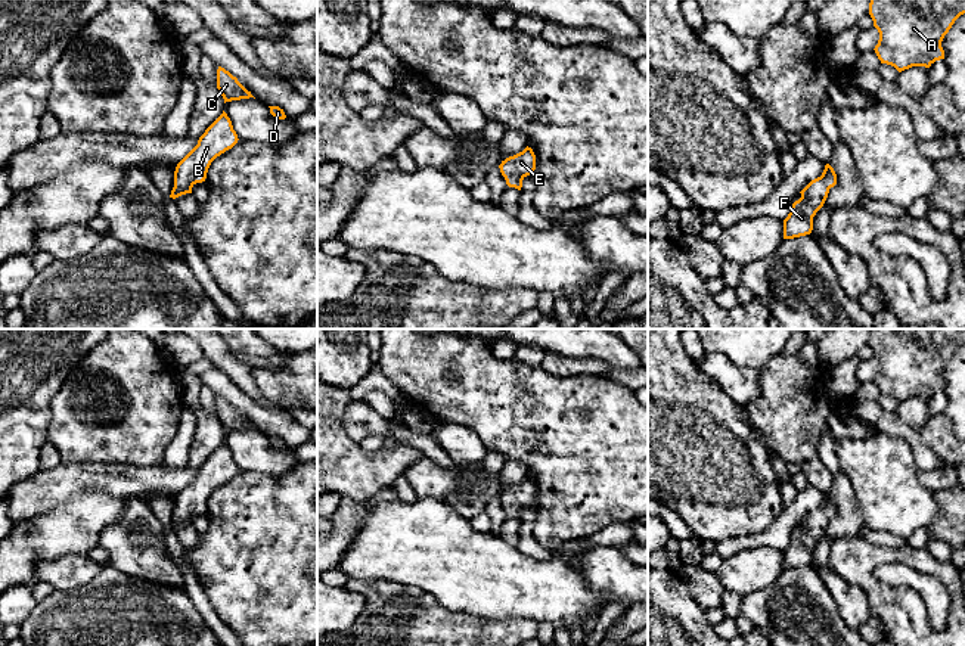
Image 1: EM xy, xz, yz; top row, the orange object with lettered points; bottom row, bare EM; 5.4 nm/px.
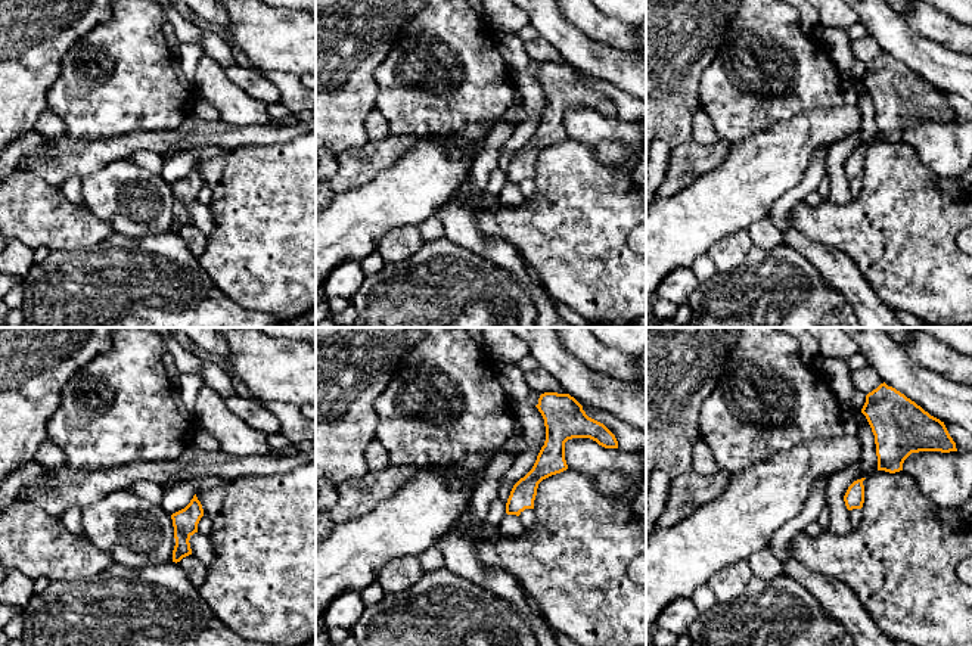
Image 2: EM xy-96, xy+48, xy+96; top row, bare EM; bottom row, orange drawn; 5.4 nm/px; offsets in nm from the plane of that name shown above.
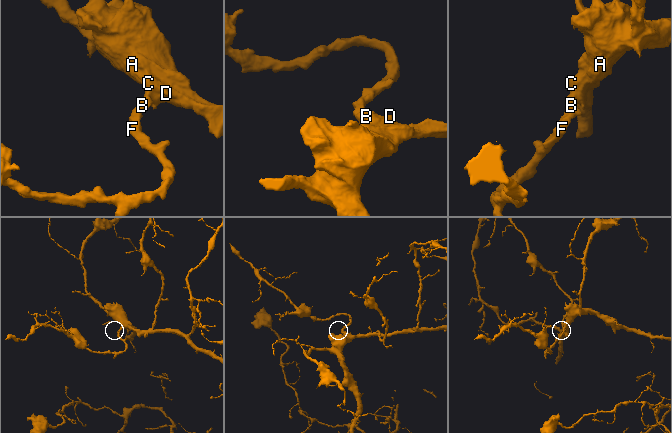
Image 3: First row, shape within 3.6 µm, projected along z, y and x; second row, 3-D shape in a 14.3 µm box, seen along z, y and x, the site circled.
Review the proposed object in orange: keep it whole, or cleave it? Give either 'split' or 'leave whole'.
leave whole

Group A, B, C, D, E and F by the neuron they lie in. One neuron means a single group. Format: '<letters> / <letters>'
A B C D E F

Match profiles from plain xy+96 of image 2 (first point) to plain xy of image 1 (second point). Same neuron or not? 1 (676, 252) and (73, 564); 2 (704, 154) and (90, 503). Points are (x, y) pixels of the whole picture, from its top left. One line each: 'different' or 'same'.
1: different
2: different

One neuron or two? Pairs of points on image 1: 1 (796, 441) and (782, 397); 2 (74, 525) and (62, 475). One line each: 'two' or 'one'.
1: one
2: two

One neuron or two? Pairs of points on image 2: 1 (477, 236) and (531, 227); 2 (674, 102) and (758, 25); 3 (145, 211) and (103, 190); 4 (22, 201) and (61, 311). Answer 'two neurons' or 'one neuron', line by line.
1: two neurons
2: two neurons
3: one neuron
4: two neurons

